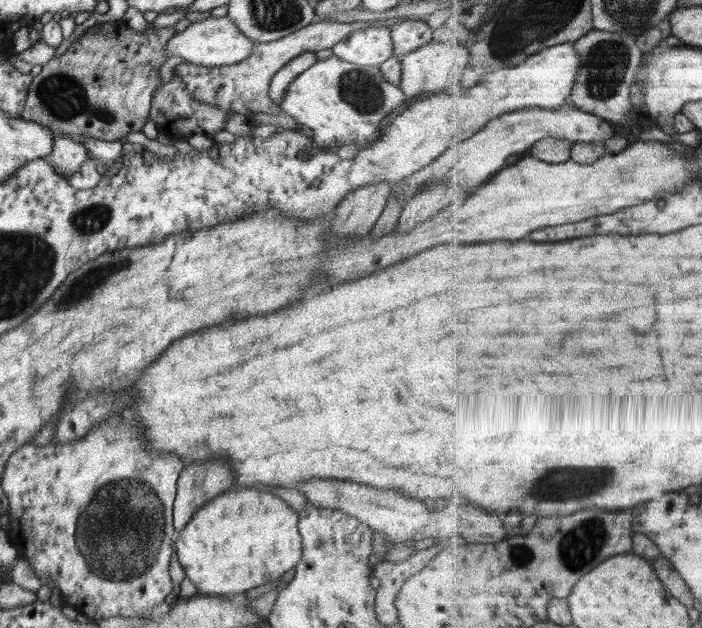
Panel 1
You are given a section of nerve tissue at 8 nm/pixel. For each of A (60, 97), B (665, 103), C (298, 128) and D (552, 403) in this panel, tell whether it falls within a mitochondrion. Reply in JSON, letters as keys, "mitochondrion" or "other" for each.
{"A":"mitochondrion","B":"other","C":"other","D":"other"}

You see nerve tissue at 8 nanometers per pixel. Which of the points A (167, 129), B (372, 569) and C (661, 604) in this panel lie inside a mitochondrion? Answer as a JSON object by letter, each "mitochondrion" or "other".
{"A":"other","B":"other","C":"other"}

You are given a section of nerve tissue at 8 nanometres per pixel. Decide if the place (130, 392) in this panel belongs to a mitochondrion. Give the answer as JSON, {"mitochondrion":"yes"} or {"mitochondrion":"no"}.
{"mitochondrion":"no"}

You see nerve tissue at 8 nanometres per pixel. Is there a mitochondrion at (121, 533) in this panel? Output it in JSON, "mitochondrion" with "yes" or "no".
{"mitochondrion":"yes"}

